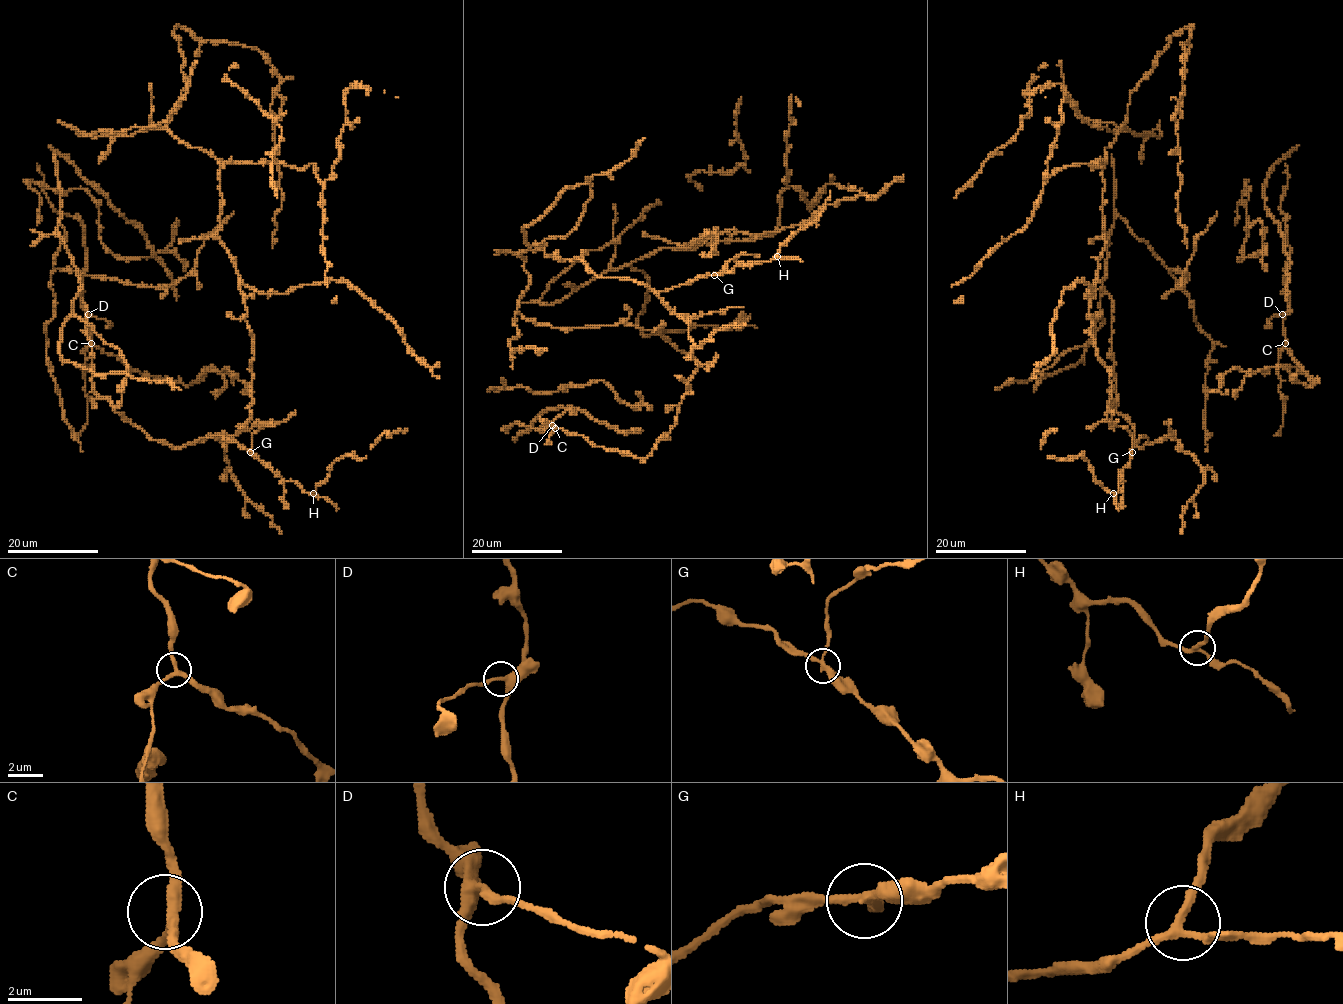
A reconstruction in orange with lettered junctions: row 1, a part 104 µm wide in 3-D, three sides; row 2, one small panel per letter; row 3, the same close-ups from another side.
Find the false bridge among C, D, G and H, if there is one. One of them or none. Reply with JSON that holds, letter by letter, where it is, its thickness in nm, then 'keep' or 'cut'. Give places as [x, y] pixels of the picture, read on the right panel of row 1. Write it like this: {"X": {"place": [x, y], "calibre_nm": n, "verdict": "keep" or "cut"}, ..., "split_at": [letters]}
{"C": {"place": [1285, 343], "calibre_nm": 240, "verdict": "keep"}, "D": {"place": [1282, 314], "calibre_nm": 280, "verdict": "keep"}, "G": {"place": [1132, 452], "calibre_nm": 240, "verdict": "cut"}, "H": {"place": [1113, 493], "calibre_nm": 200, "verdict": "keep"}, "split_at": ["G"]}

